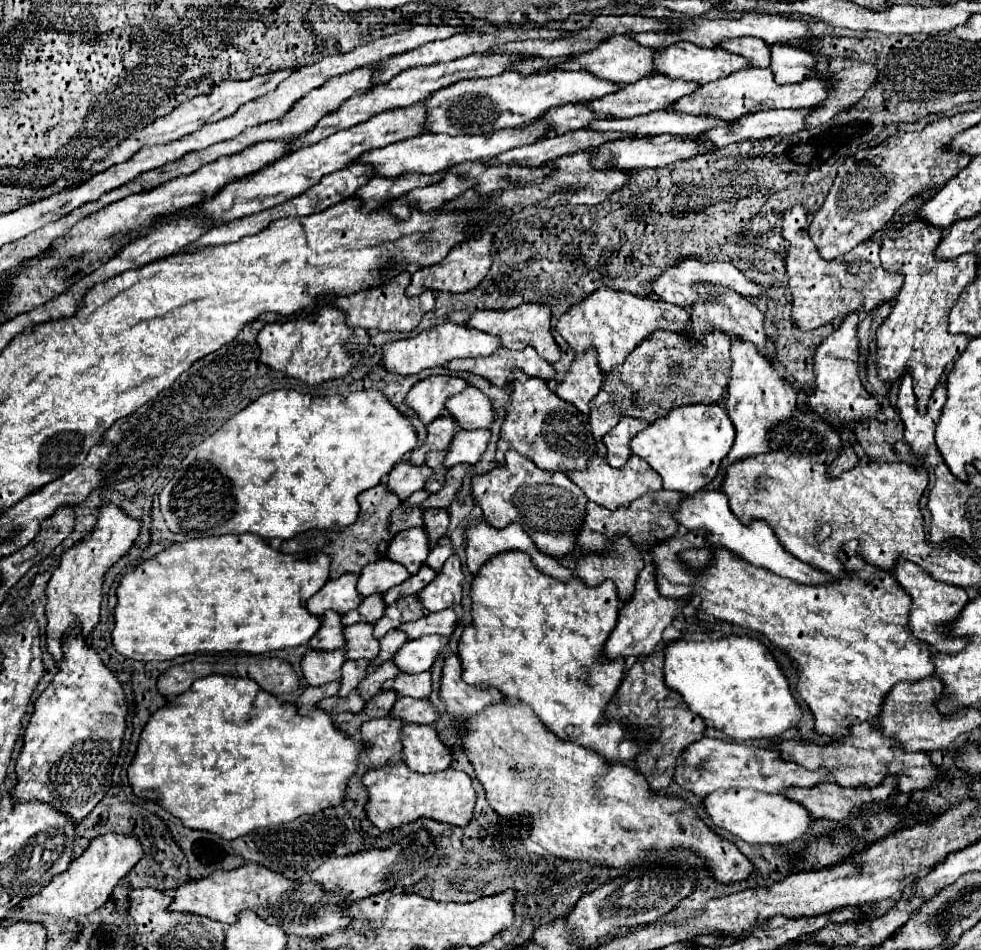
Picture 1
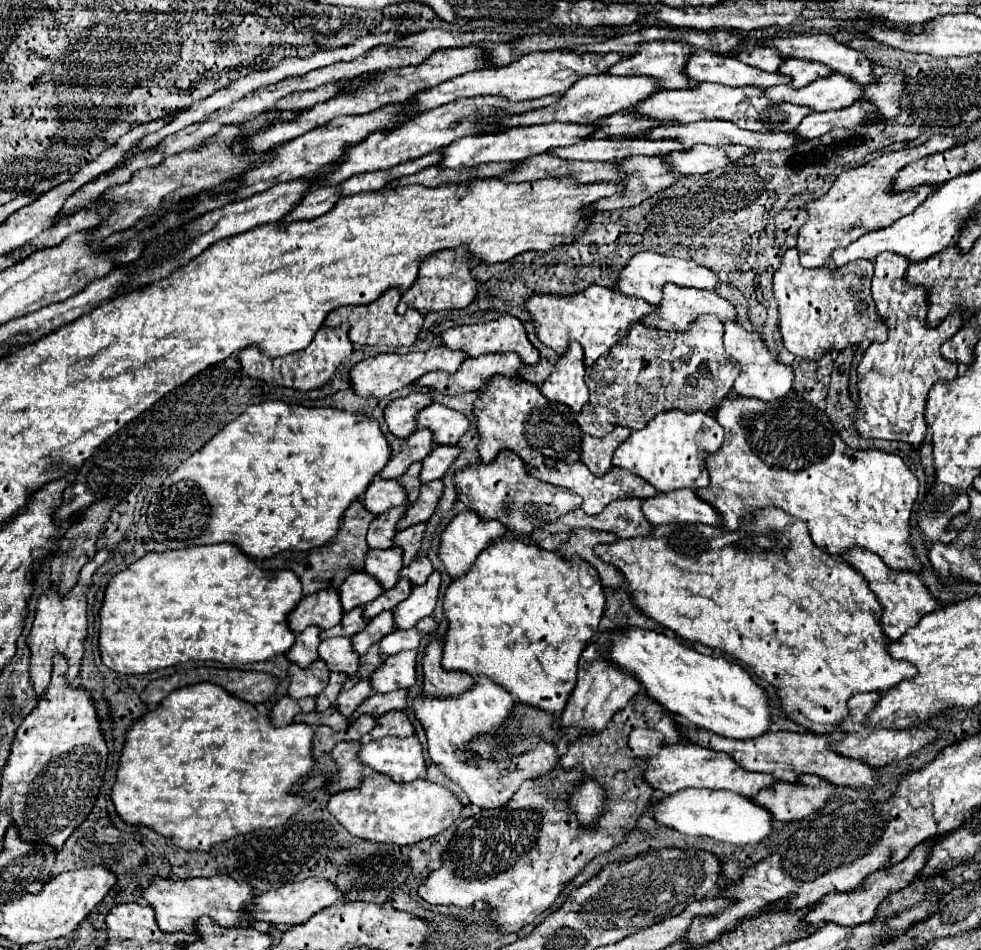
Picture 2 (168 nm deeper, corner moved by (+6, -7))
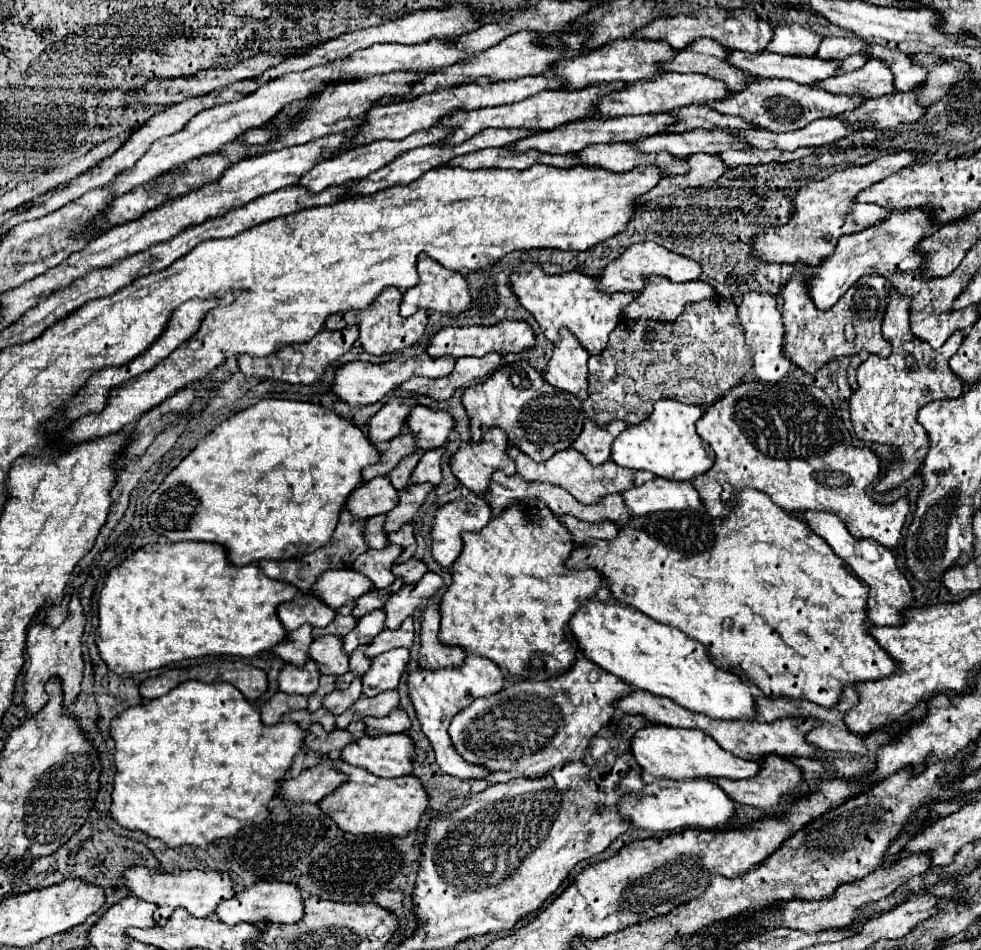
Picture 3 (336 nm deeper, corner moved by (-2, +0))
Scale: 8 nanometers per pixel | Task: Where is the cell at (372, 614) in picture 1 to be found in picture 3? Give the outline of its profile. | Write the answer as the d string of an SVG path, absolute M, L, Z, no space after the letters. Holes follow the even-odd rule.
M346 603L346 607L340 607L334 623L330 623L324 629L314 629L314 637L322 637L322 635L344 637L344 635L348 635L358 623L358 619L352 615L352 609L354 609L354 603Z

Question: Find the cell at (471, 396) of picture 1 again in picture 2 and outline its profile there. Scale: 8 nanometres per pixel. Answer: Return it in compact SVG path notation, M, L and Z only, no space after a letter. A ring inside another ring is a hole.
M430 404L416 416L416 428L432 430L434 444L454 446L468 430L468 420L442 404Z

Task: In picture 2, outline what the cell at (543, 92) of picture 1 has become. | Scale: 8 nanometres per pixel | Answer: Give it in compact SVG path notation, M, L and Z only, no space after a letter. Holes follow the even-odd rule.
M600 74L600 76L588 76L580 78L562 98L542 110L532 110L528 114L520 114L514 118L502 118L502 126L532 126L532 124L546 124L546 122L578 122L578 124L596 124L600 118L612 116L616 112L626 112L634 108L638 102L650 98L652 94L660 92L658 80L648 76L612 76L612 74Z

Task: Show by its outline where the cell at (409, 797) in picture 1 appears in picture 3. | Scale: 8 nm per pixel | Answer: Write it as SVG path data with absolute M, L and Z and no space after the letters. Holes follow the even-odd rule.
M338 763L338 769L348 773L348 781L340 785L334 793L320 801L320 807L348 833L386 833L396 837L406 837L414 831L428 807L428 791L422 781L414 775L384 779L376 777L362 767L352 767L348 763Z

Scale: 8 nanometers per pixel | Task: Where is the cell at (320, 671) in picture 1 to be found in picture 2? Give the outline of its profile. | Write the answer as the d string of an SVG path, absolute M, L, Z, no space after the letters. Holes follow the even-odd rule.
M316 660L308 668L300 668L296 664L290 664L288 676L290 676L288 696L290 698L304 698L304 696L318 696L328 686L330 672L326 670L324 662Z

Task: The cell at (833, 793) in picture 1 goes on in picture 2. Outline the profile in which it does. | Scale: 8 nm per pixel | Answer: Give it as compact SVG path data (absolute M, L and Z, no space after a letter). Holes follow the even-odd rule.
M806 774L798 782L776 782L766 790L760 790L752 802L766 806L780 822L802 820L825 806L834 790L834 785L816 775Z

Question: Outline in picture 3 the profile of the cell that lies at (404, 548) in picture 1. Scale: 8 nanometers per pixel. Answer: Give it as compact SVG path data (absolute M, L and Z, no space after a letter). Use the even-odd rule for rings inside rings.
M388 545L386 549L380 549L380 551L368 549L354 561L352 569L360 571L368 579L372 579L376 589L386 589L394 581L392 565L400 557L400 553L402 553L402 547L398 547L398 545Z

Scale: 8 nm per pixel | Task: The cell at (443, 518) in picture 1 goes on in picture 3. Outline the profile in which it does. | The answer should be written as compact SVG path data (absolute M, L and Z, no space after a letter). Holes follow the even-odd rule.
M406 523L394 533L388 533L388 541L394 545L404 547L404 553L398 557L398 563L408 561L416 553L416 539L414 539L414 523Z

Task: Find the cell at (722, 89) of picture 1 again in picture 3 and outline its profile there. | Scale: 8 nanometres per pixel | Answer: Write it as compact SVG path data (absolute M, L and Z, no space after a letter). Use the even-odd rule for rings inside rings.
M870 59L866 67L850 73L838 73L830 79L812 83L812 87L836 93L836 95L862 95L862 99L882 97L892 93L892 73L880 59Z

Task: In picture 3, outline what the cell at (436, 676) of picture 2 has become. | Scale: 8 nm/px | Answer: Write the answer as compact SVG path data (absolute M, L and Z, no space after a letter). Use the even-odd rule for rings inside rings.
M428 605L422 613L422 649L418 655L418 663L422 669L438 671L438 669L454 669L460 667L466 659L466 653L456 647L448 647L438 639L440 631L440 611L438 605Z

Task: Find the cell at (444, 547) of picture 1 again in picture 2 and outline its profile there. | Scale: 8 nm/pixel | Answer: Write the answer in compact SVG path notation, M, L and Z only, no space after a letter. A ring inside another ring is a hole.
M426 556L414 558L406 568L400 570L400 576L408 578L414 586L416 584L424 584L430 574L432 574L432 564L430 564L430 560Z

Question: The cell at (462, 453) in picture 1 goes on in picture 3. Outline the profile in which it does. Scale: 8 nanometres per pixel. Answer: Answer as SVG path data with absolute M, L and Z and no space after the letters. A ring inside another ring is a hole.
M438 447L438 449L430 449L426 451L426 455L422 455L420 463L416 465L412 477L410 477L410 483L432 483L432 485L438 485L442 481L442 471L440 471L440 461L442 461L442 455L446 453L444 447Z

